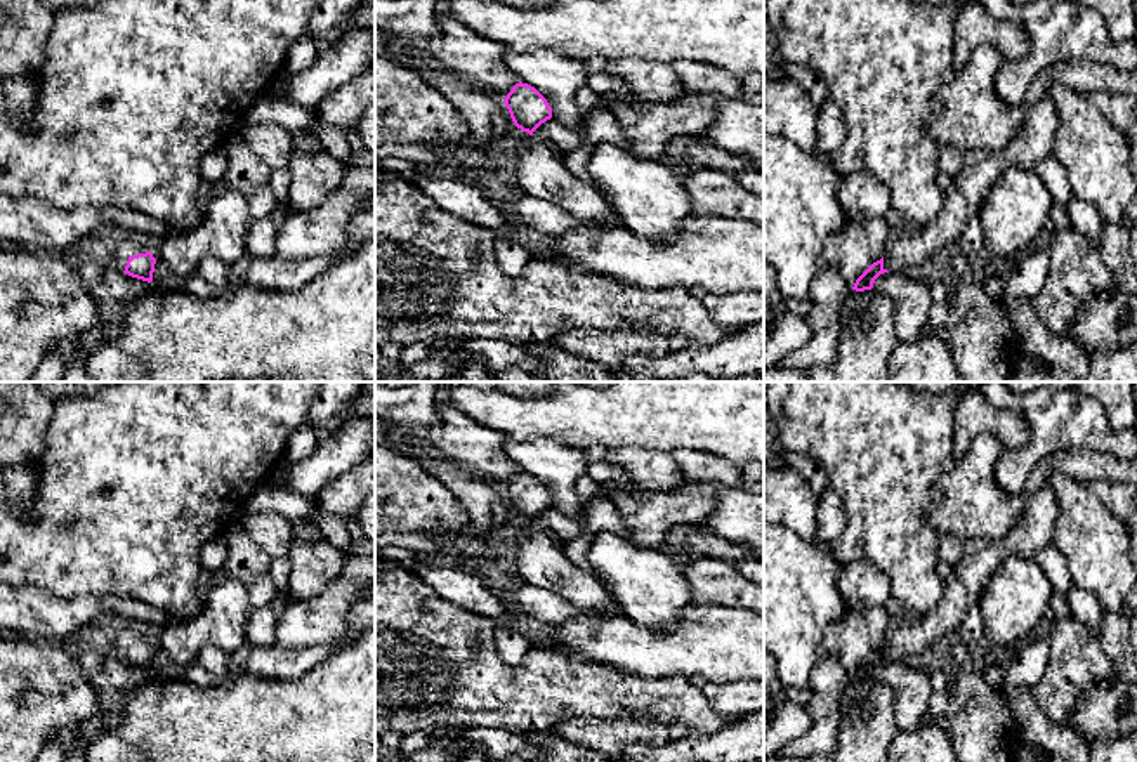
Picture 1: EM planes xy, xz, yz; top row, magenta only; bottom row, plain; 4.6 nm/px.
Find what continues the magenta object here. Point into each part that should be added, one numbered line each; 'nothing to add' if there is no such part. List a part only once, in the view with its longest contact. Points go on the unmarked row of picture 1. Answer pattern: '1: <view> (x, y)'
1: xy (122, 636)

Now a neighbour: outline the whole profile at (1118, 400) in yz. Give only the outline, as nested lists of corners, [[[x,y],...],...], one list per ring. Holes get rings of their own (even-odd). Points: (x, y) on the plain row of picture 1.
[[[1075,382],[1075,389],[1097,399],[1107,422],[1116,430],[1134,430],[1137,425],[1137,396],[1134,382]]]

